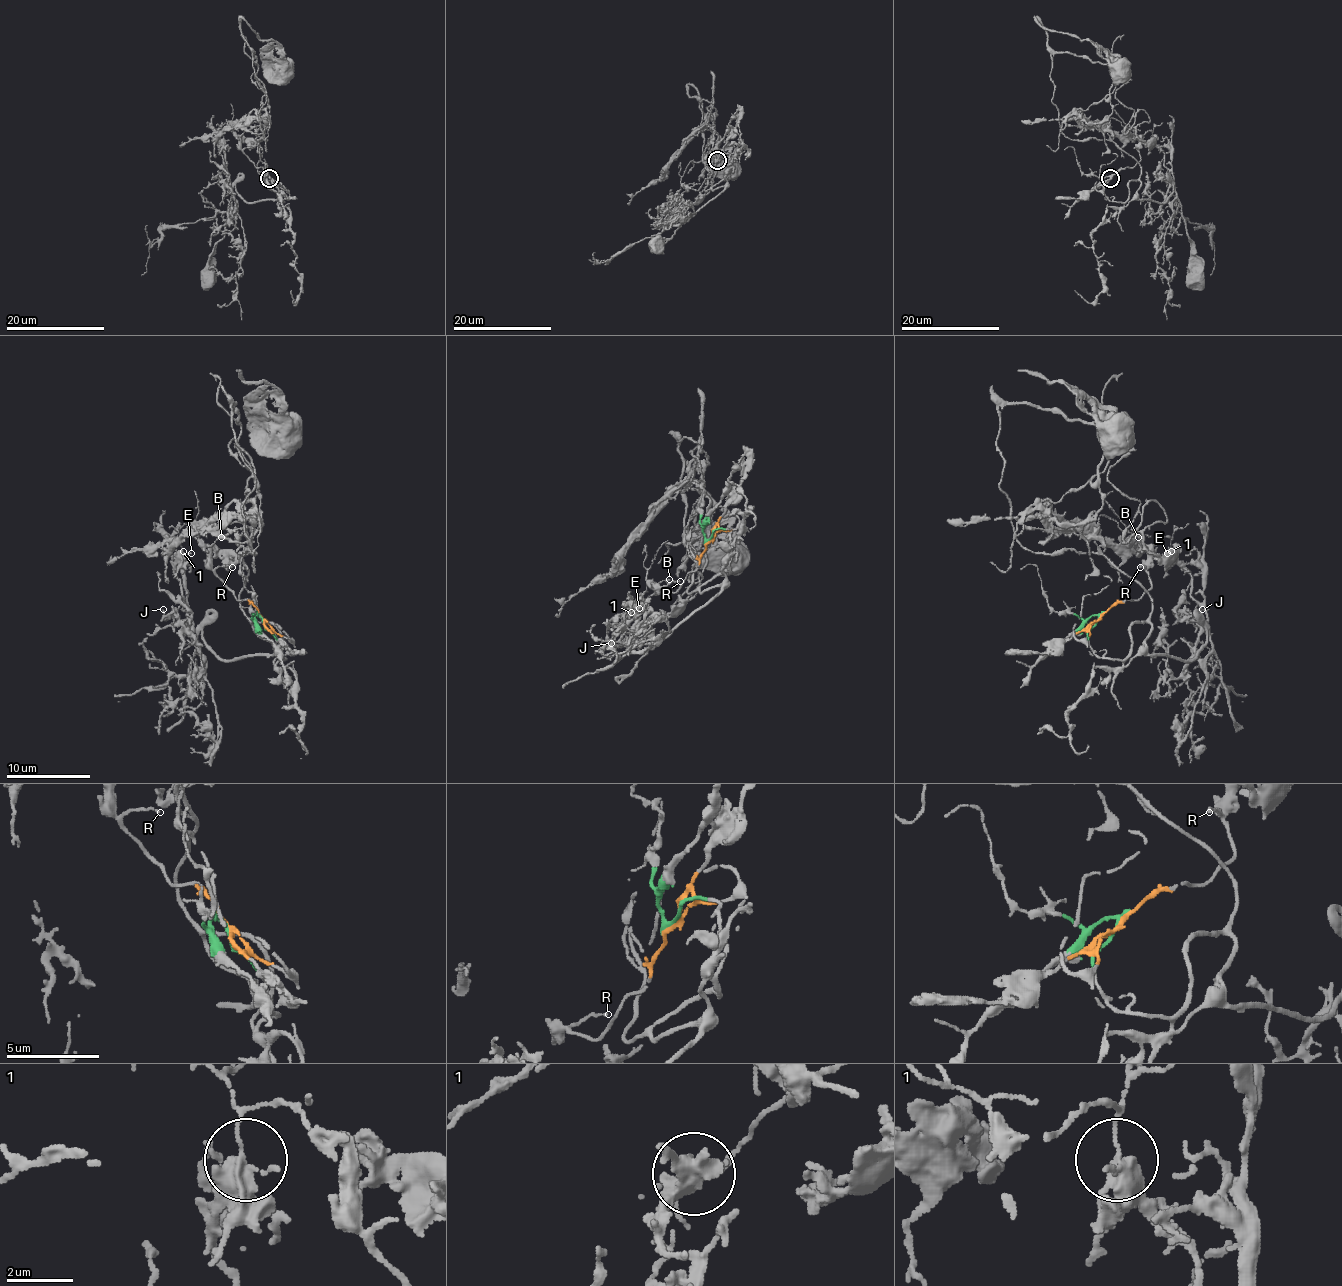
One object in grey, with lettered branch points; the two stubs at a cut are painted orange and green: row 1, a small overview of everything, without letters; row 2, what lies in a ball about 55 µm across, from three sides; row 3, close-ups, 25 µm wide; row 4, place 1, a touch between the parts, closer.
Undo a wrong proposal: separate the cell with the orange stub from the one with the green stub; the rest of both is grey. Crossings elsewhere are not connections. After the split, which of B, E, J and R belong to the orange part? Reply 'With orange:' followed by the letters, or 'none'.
With orange: B, E, R

